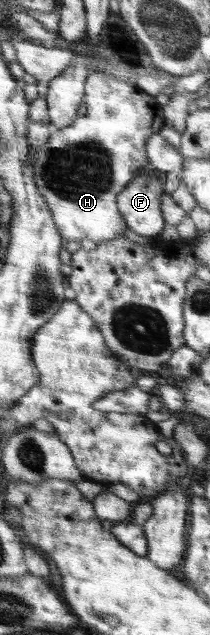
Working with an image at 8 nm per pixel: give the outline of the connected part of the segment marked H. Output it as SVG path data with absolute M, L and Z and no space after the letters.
M96 71L90 73L85 84L83 102L88 106L88 111L67 128L53 129L48 141L39 147L32 167L38 191L47 208L50 208L52 219L63 240L80 243L89 239L98 245L125 237L128 227L117 206L118 193L148 163L146 140L159 133L165 125L165 119L163 106L158 105L157 97L151 97L136 85Z

